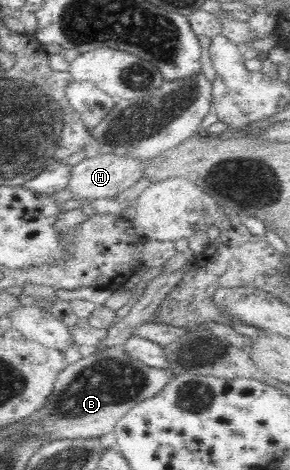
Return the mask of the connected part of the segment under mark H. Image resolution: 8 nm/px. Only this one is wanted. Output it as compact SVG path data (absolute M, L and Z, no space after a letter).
M100 154L96 157L86 157L73 166L67 189L72 192L72 198L76 200L113 198L142 178L148 162L148 160L136 160L135 158L127 158L127 156L118 156L117 154Z

